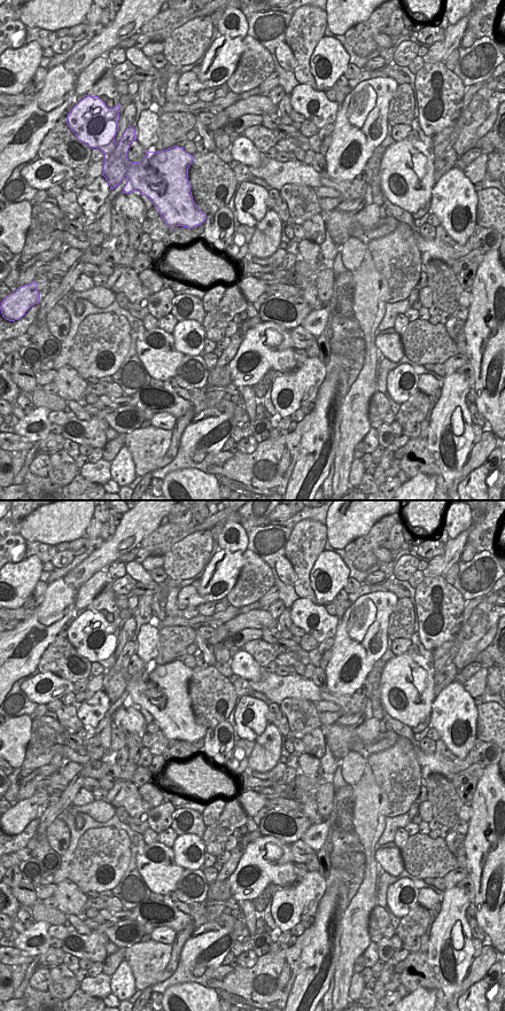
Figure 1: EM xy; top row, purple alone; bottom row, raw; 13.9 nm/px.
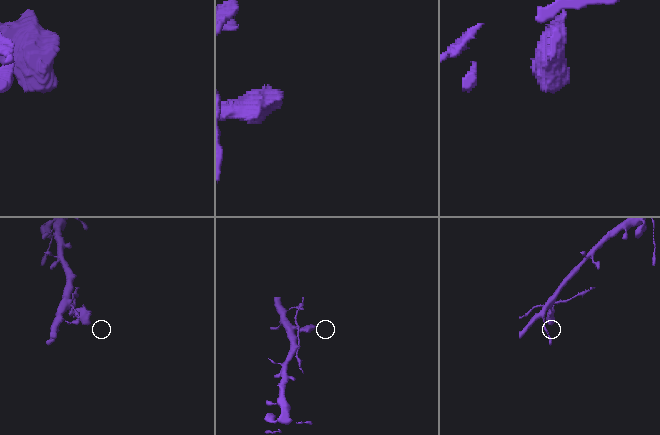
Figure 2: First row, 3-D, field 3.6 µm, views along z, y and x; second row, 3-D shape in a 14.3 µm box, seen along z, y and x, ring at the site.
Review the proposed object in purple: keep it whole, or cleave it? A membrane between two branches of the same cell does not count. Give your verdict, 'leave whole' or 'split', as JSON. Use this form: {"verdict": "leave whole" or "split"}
{"verdict": "split"}

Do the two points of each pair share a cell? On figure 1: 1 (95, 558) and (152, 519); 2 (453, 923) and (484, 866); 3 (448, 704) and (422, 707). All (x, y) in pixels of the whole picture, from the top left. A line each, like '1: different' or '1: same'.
1: same
2: different
3: different

